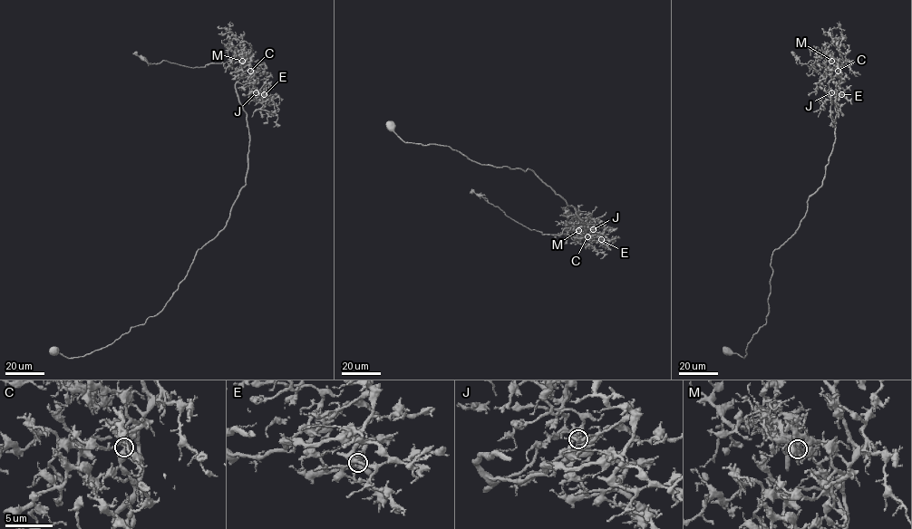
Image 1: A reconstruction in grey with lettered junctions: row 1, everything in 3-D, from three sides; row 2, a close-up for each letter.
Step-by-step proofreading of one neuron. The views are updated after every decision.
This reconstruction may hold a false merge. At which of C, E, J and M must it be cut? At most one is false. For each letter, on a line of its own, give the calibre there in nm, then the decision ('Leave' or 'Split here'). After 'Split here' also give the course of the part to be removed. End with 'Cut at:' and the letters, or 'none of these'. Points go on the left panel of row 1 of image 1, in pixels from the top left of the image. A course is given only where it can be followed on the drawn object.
C: Thickness 440 nm. Leave
E: Thickness 400 nm. Leave
J: Thickness 340 nm. Leave
M: Thickness 380 nm. Split here. Course of the part to remove: (242, 61), (244, 52), (227, 68), (222, 63), (189, 67), (167, 61), (149, 62), (136, 55), (136, 52)
Cut at: M

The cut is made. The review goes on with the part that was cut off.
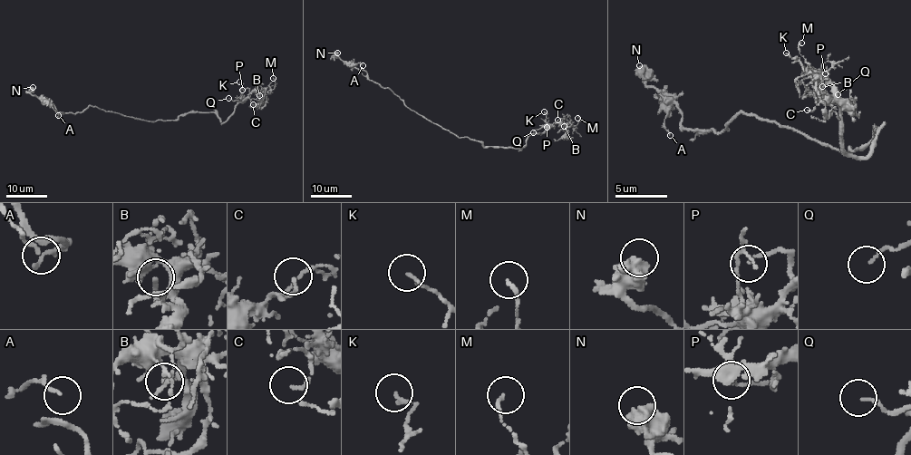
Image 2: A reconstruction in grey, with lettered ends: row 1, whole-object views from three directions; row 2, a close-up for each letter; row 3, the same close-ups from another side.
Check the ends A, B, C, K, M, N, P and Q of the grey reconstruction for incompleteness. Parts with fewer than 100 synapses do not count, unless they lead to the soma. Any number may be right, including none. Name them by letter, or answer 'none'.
none

